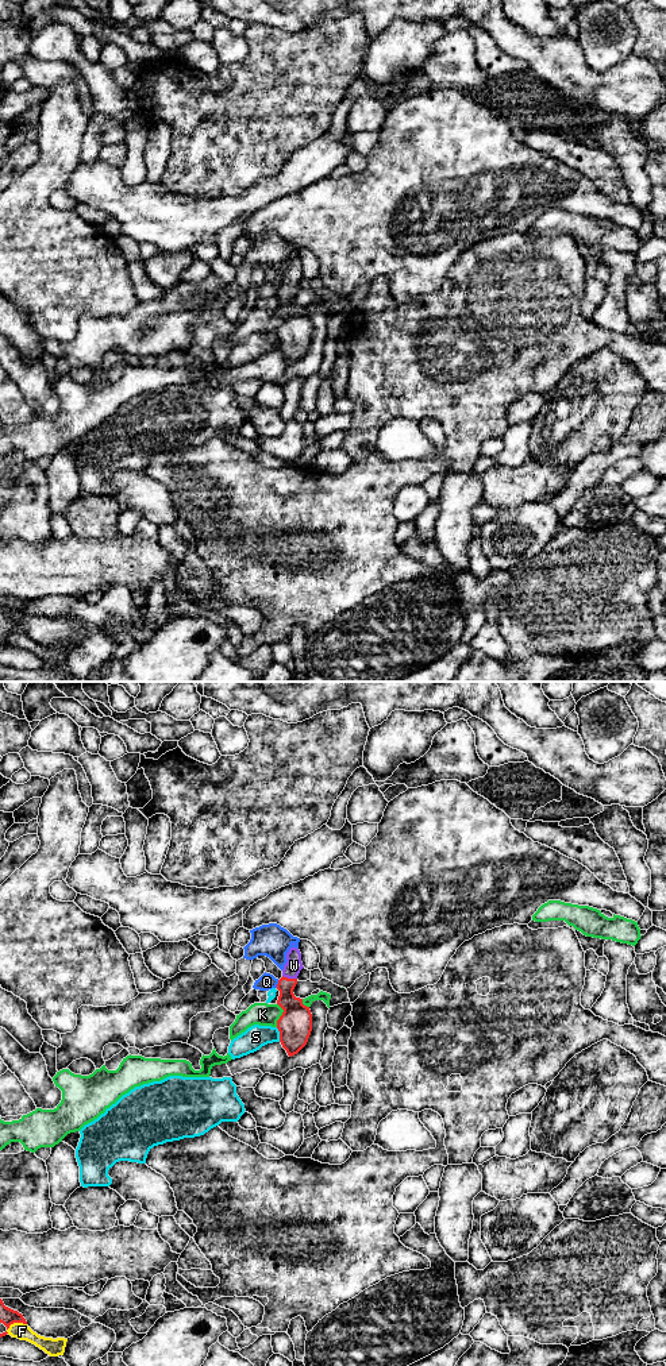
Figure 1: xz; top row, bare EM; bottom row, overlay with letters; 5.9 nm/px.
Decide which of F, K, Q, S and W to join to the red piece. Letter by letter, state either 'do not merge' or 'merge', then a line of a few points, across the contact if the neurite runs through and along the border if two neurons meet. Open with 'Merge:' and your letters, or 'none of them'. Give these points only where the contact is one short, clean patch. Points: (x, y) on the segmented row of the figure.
Merge: W
F: do not merge
K: do not merge
Q: do not merge
S: do not merge
W: merge | xz (296, 1019), (288, 1002), (289, 979), (293, 965)

